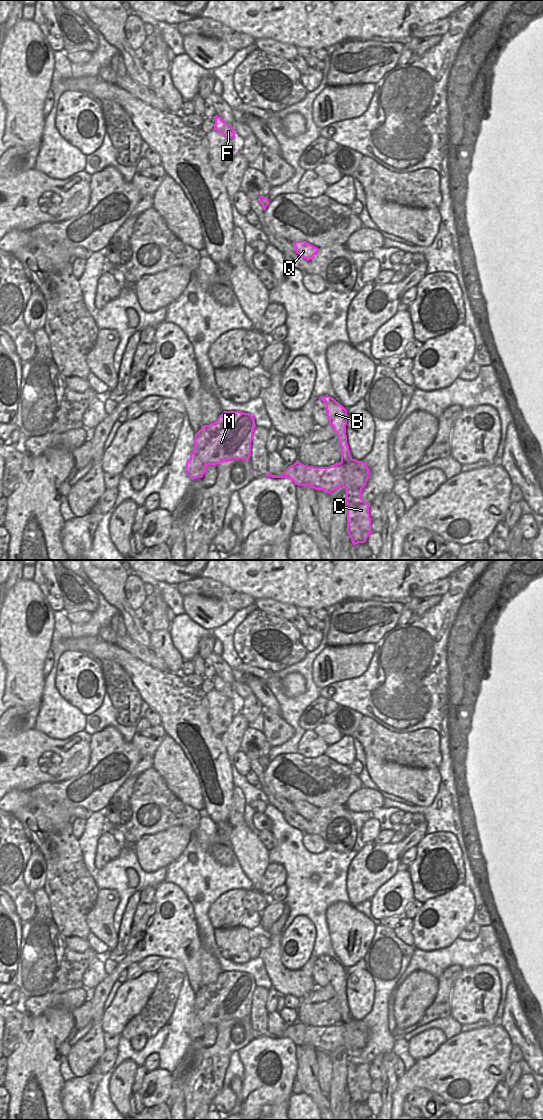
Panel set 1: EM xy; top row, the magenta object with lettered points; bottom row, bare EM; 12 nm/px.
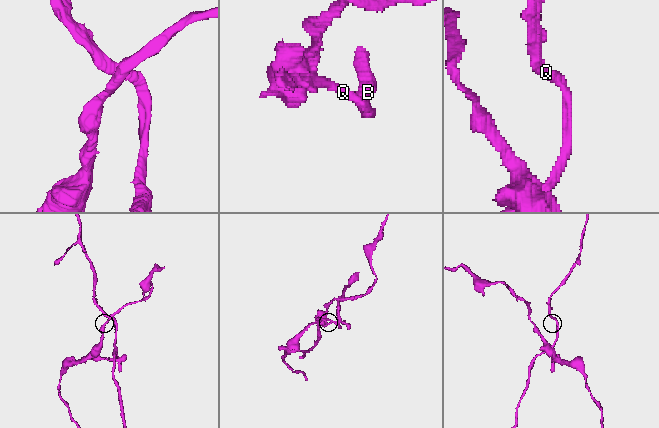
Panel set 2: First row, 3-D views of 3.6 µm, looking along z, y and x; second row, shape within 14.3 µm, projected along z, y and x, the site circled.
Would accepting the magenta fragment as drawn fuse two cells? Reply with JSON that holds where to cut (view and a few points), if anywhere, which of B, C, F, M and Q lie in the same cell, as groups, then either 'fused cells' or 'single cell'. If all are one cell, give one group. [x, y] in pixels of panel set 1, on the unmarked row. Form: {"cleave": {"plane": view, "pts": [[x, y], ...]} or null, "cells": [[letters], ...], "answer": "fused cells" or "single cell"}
{"cleave": {"plane": "xy", "pts": [[346, 1048], [361, 1050]]}, "cells": [["B", "C", "F", "Q"], ["M"]], "answer": "fused cells"}

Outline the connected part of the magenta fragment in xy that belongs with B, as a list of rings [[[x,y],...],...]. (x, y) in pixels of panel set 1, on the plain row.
[[[326,955],[320,957],[325,965],[329,984],[333,987],[337,994],[339,1005],[341,1007],[341,1022],[344,1024],[352,1021],[349,1006],[347,1004],[346,985],[347,985],[347,970],[338,963],[334,958]]]

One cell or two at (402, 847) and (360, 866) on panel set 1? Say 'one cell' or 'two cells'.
one cell

